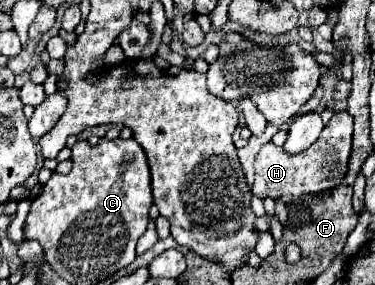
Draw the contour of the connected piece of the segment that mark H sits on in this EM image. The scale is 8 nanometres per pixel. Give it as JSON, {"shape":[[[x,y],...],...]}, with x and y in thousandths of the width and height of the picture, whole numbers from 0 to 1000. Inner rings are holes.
{"shape":[[[923,389],[891,396],[880,432],[864,446],[859,474],[811,537],[795,537],[795,544],[768,544],[752,516],[709,502],[677,565],[683,635],[672,649],[672,677],[693,698],[704,691],[731,698],[731,691],[763,691],[763,684],[853,677],[907,649],[912,614],[923,614],[928,551],[933,551],[939,432],[944,418]]]}

